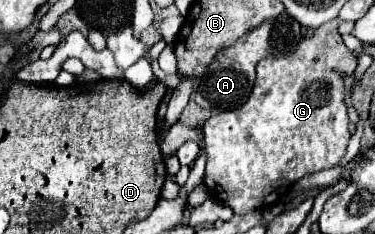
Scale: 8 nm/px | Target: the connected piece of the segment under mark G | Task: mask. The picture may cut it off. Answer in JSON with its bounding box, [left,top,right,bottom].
[204,20,358,214]

